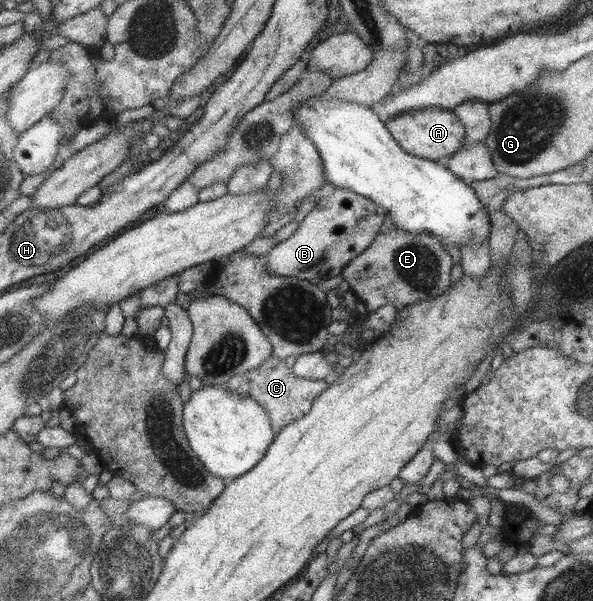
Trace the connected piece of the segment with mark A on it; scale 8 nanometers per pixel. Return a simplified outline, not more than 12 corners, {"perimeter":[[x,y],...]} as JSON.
{"perimeter":[[413,109],[385,122],[403,151],[451,156],[465,129],[451,110]]}

